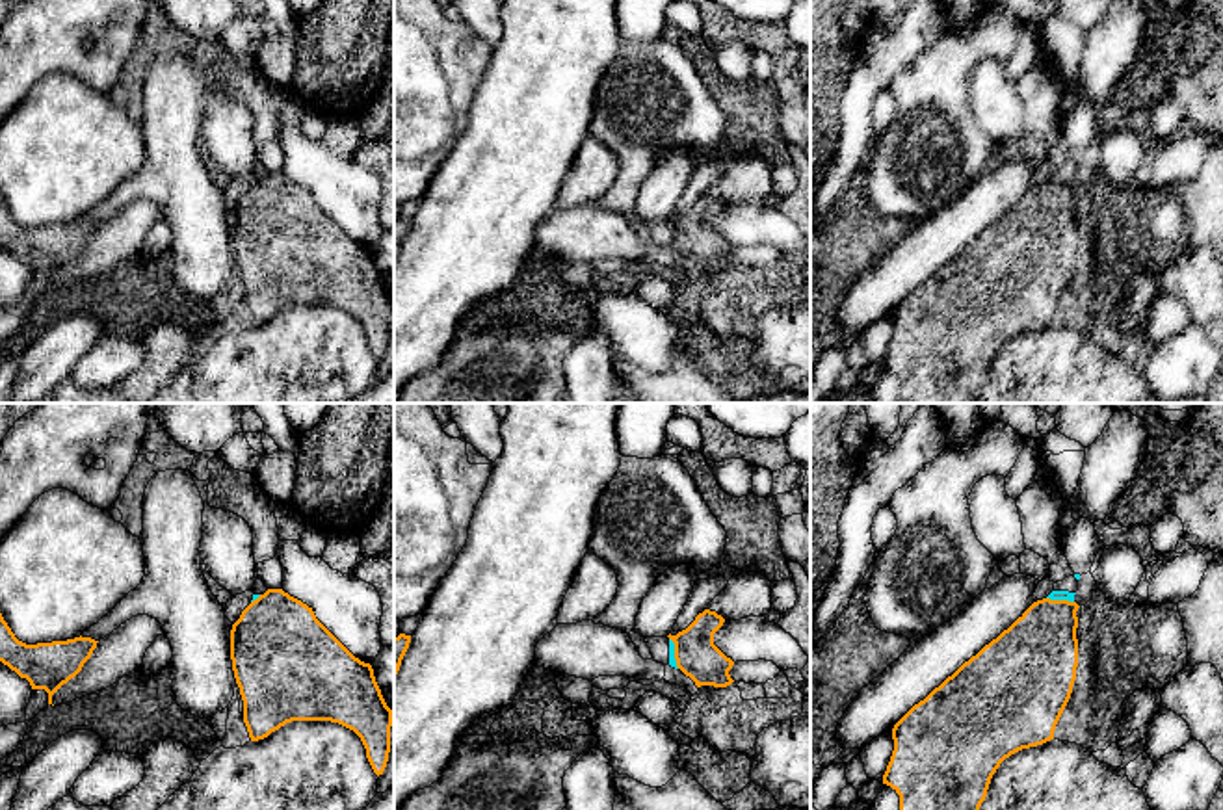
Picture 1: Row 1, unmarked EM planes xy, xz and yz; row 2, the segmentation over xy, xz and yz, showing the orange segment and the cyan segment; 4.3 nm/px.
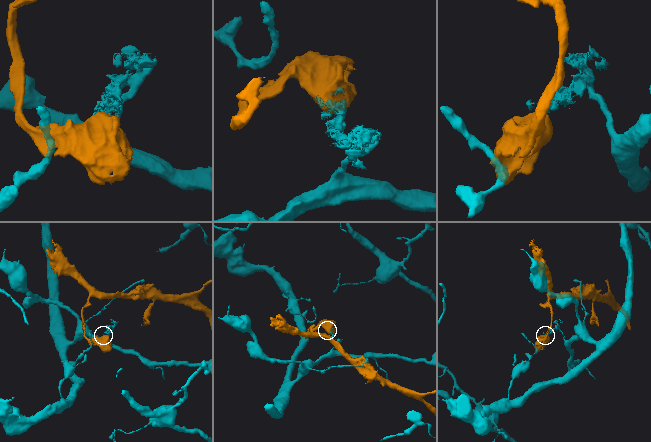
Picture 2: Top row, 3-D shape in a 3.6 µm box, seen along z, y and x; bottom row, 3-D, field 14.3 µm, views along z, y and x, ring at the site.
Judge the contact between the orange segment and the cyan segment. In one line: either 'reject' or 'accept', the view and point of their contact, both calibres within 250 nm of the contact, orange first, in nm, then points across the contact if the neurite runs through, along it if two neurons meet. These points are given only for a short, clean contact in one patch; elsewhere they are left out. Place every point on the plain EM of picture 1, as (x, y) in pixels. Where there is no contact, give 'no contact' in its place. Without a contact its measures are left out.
reject | yz (1060, 184) | 340/50 nm | along yz (1047, 181), (1073, 186)

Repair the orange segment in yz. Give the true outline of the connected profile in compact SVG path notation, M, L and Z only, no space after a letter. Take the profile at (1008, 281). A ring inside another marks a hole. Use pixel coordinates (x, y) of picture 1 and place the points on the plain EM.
M1043 182L1033 186L1007 214L965 245L894 308L894 334L883 359L883 368L900 379L901 403L976 401L1000 347L1022 333L1054 323L1056 308L1076 264L1078 191L1076 186L1069 184Z

